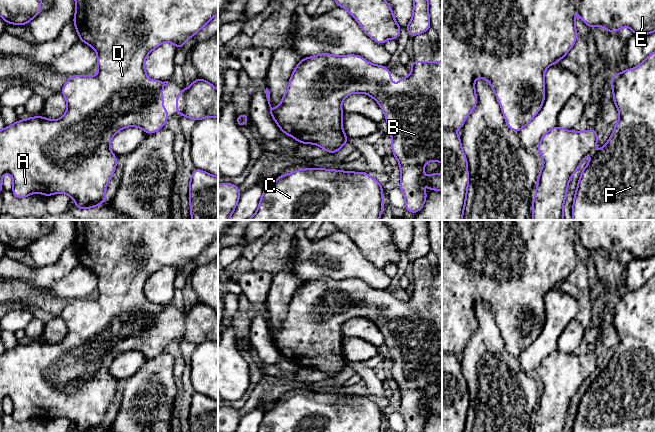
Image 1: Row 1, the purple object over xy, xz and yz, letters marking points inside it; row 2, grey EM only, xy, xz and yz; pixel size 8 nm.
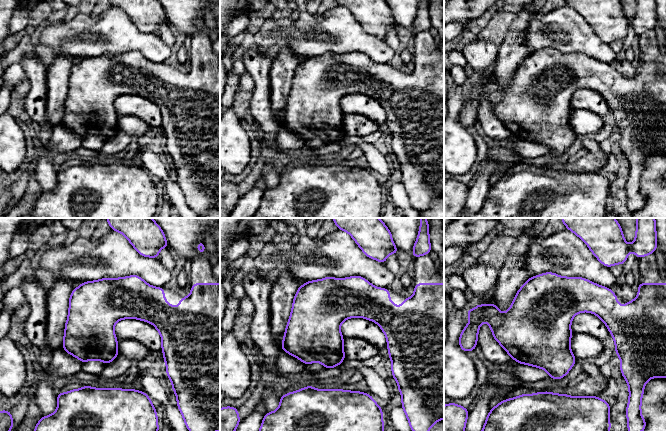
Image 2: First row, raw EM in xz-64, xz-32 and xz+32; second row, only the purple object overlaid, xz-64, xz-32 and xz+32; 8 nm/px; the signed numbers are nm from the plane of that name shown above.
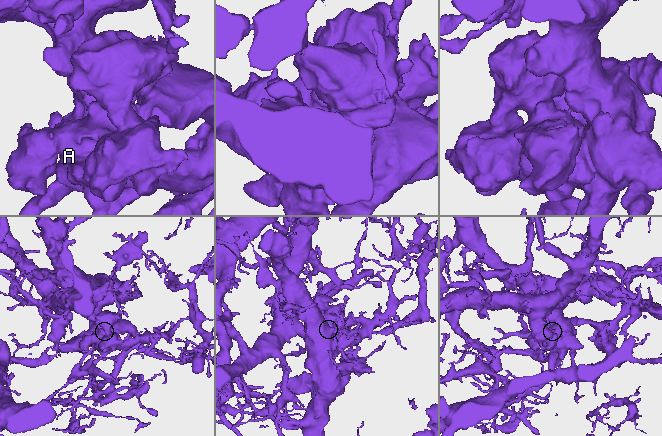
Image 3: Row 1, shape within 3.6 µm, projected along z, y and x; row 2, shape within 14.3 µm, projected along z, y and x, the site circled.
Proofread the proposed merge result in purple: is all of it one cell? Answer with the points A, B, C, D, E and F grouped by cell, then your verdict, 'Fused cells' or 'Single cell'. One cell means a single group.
Groups: A C D E F / B. Fused cells

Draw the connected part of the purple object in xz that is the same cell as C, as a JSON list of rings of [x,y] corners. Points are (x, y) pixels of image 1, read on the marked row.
[[[299,169],[279,175],[271,187],[264,187],[257,211],[247,220],[379,220],[385,206],[382,194],[382,185],[365,172]]]

